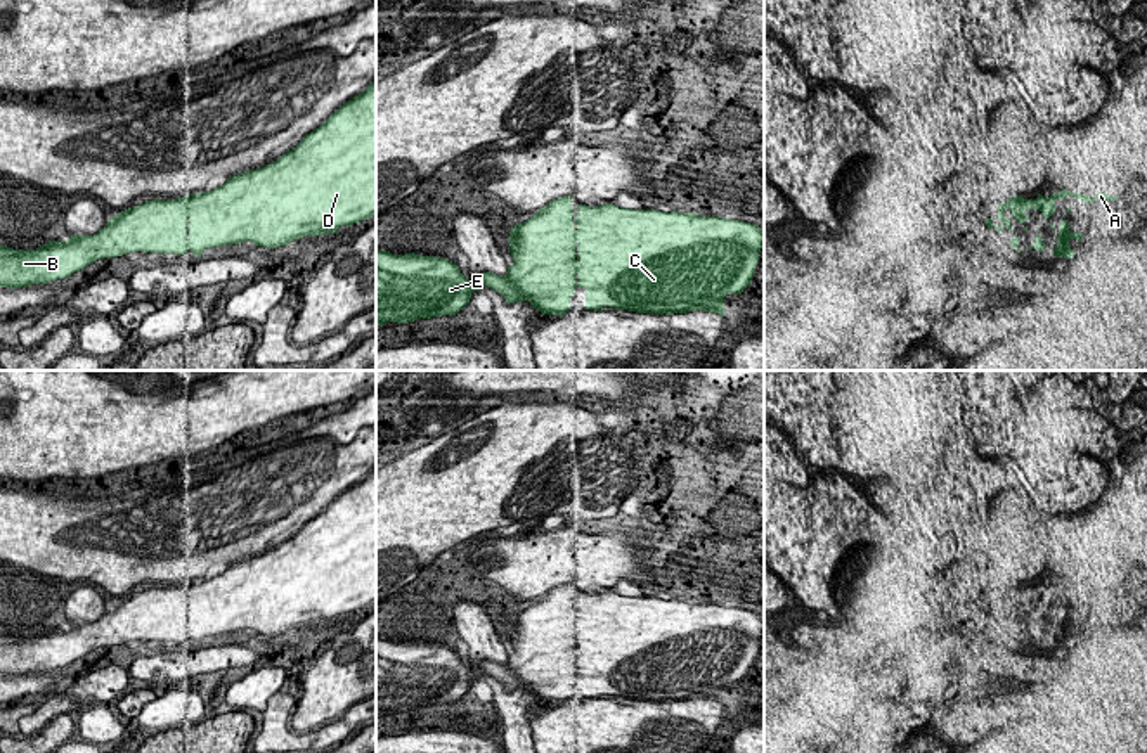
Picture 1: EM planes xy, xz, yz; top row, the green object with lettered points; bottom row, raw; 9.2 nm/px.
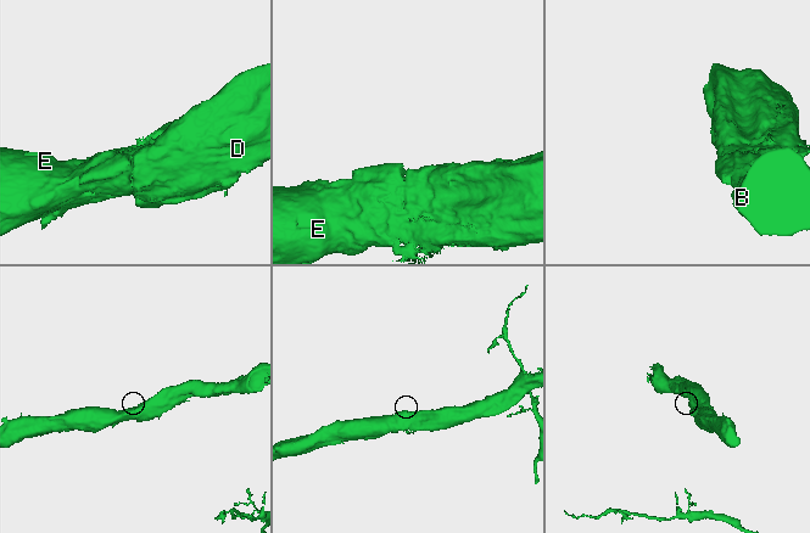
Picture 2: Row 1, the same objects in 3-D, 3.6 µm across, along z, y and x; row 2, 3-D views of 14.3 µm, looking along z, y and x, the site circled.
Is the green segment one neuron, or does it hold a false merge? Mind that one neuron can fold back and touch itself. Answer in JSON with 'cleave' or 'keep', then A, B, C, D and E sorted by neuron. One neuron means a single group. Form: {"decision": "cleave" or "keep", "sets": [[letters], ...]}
{"decision": "keep", "sets": [["A", "B", "C", "D", "E"]]}

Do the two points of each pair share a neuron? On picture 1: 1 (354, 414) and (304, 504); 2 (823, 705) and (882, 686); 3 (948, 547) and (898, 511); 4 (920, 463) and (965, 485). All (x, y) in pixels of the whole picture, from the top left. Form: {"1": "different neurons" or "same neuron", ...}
{"1": "different neurons", "2": "different neurons", "3": "same neuron", "4": "different neurons"}

